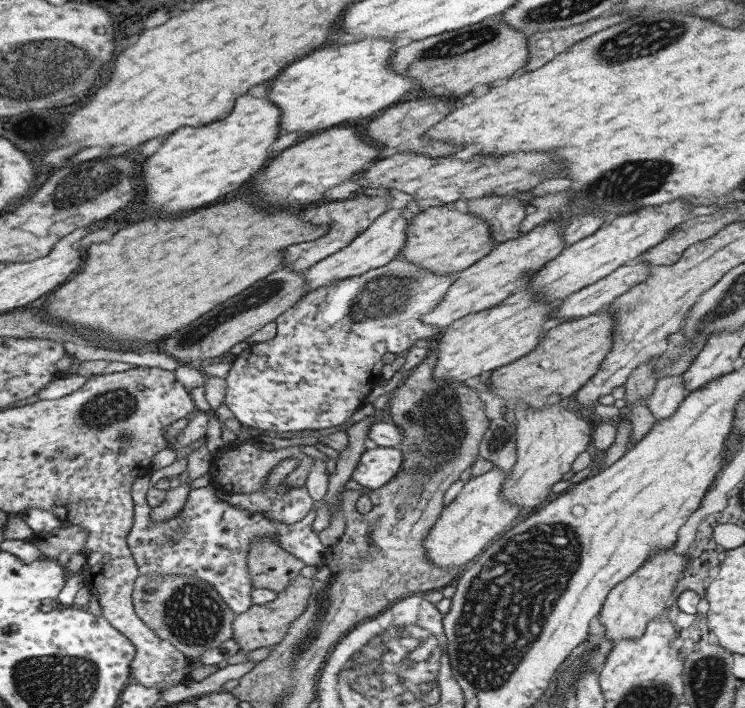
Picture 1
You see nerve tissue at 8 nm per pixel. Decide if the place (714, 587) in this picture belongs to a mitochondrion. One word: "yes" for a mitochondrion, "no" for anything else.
no

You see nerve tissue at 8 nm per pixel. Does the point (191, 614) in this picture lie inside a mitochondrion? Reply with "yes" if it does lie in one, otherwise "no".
yes

